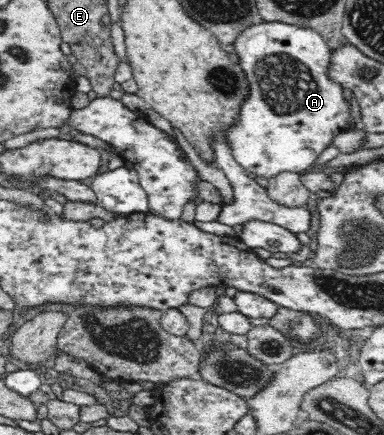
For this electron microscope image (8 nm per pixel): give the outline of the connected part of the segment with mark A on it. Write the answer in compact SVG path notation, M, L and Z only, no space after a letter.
M262 22L254 24L249 28L246 28L243 32L238 34L238 38L234 41L234 52L238 56L238 66L244 71L246 75L246 81L248 81L248 96L244 96L240 108L238 108L238 116L234 120L234 124L230 124L226 130L224 130L225 140L230 147L232 157L244 167L245 170L254 172L258 177L270 178L279 175L281 172L295 172L303 173L313 169L314 164L317 162L322 150L332 144L332 138L336 134L341 133L344 130L349 130L348 120L350 120L350 106L348 102L344 100L344 94L342 93L342 87L338 83L334 83L328 79L326 75L326 68L330 64L331 48L324 40L320 33L316 33L310 28L299 28L292 24L285 24L282 22Z

